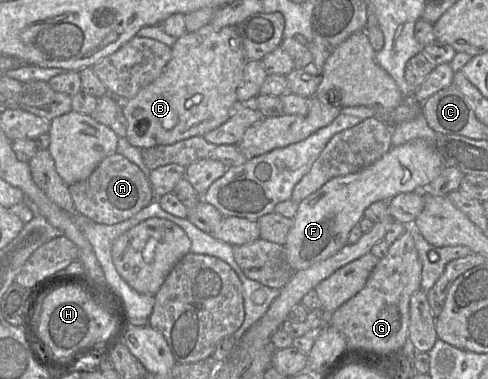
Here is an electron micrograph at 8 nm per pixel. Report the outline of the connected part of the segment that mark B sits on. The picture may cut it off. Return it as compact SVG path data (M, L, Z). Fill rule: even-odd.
M207 24L177 38L171 50L171 59L160 77L141 89L135 97L122 102L122 112L127 121L126 139L131 146L140 150L203 137L224 124L238 106L237 88L243 78L247 60L236 27L227 26L215 30Z

